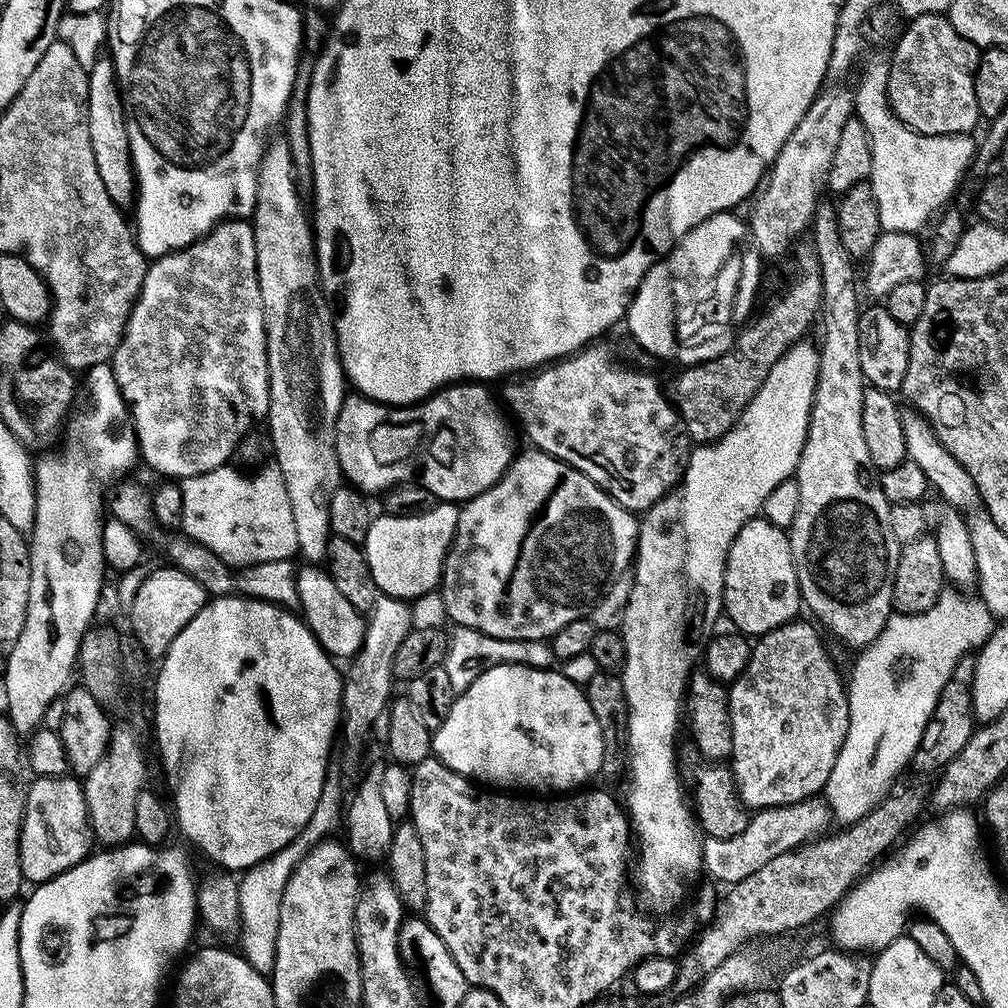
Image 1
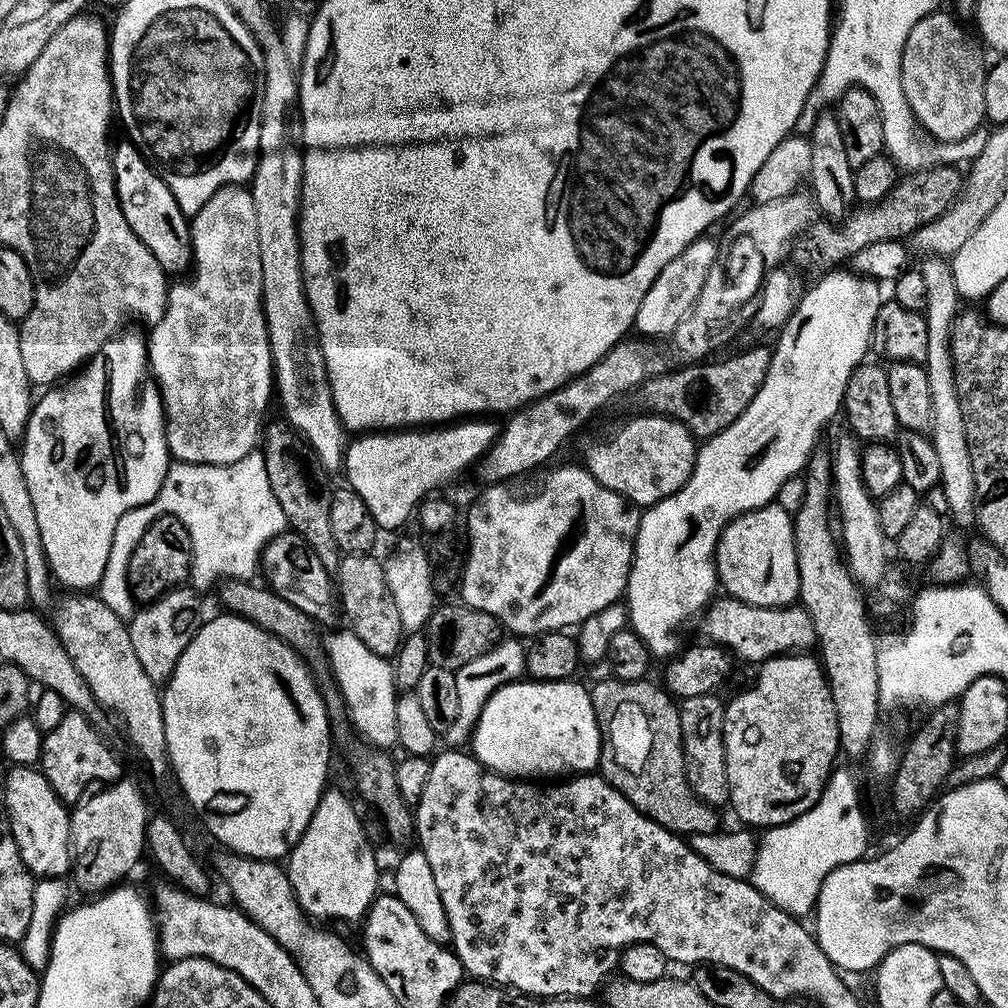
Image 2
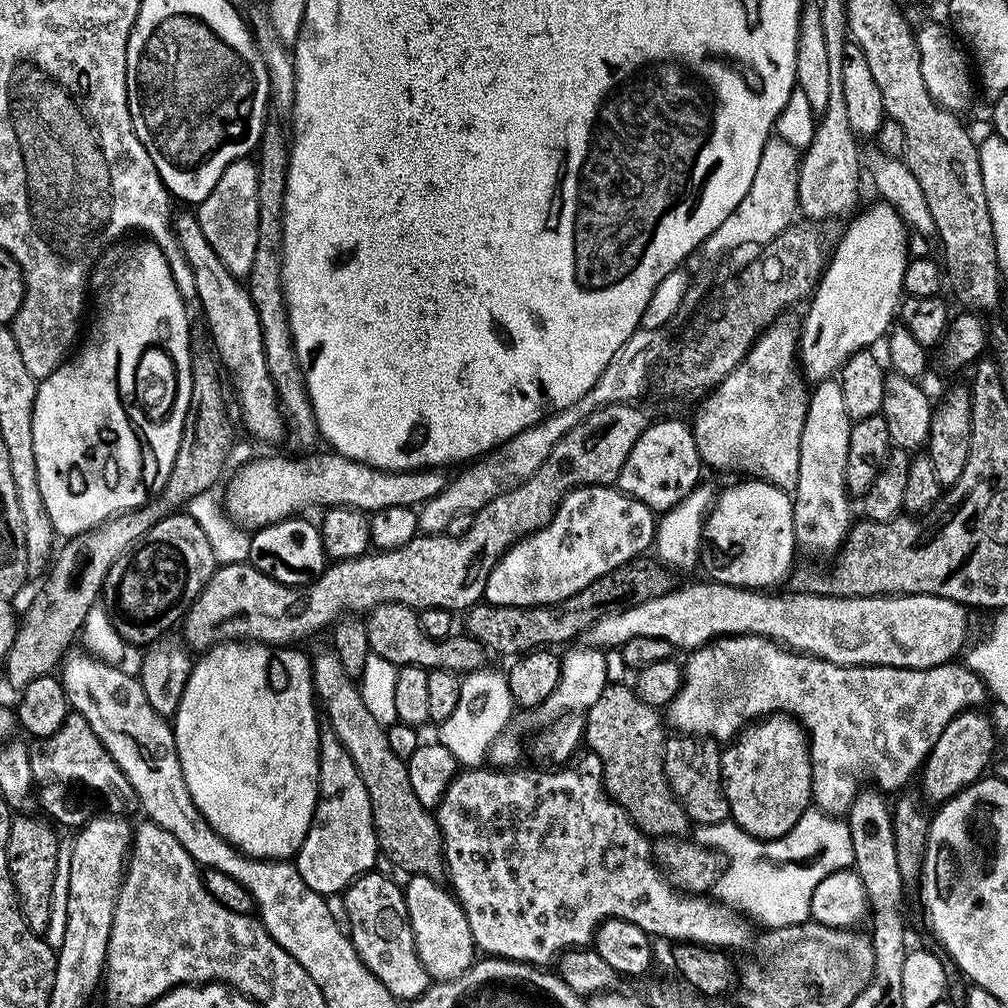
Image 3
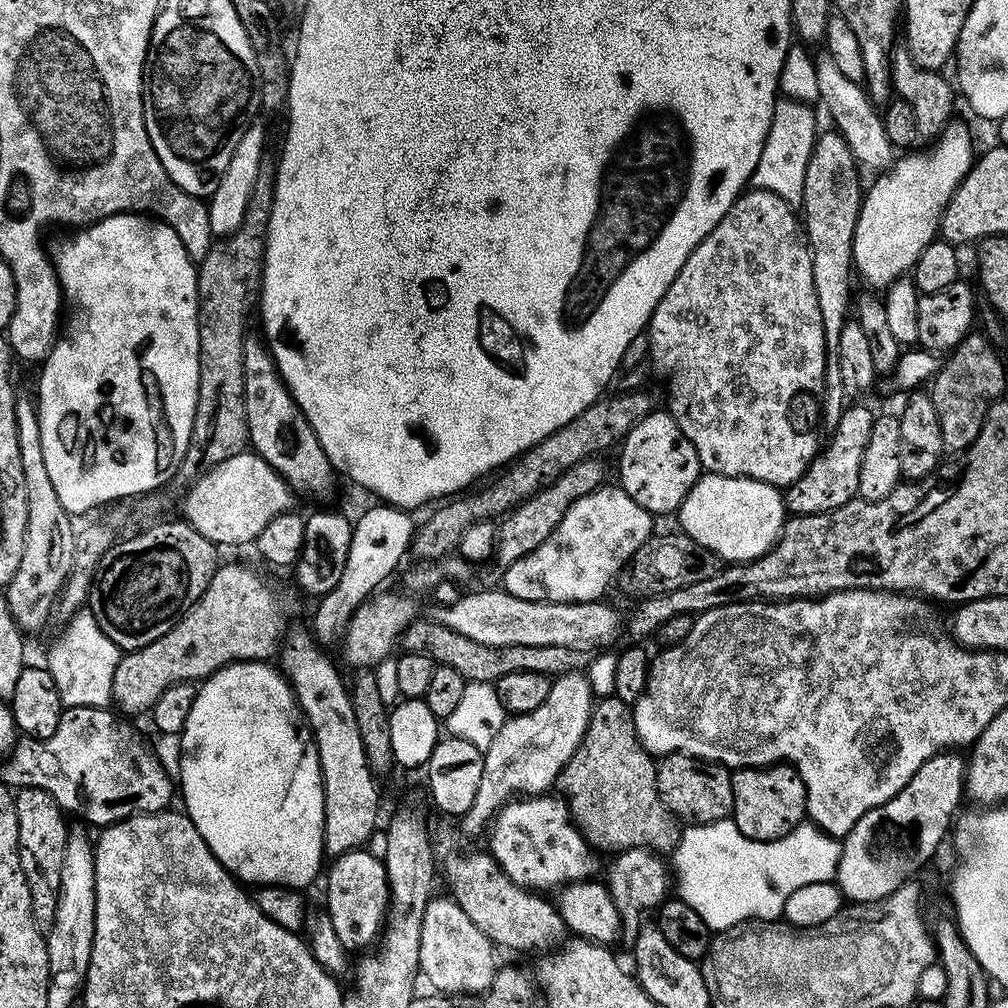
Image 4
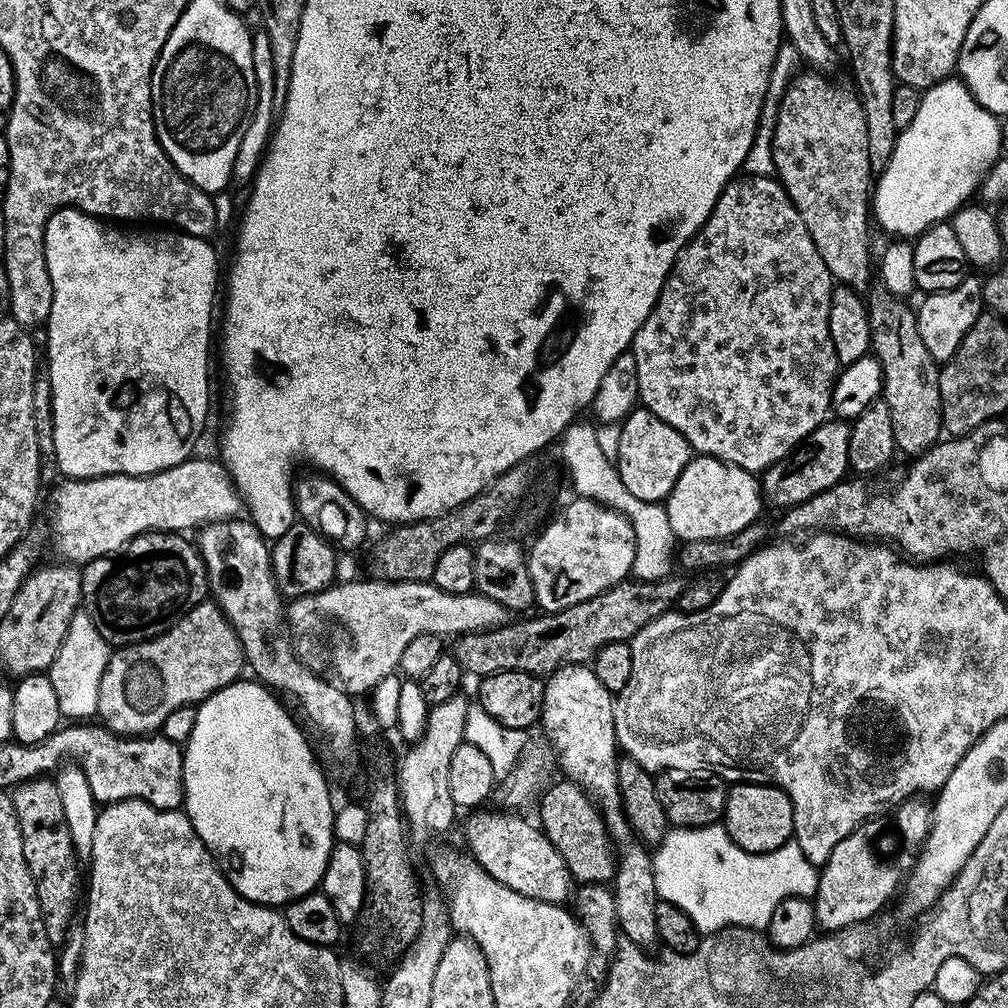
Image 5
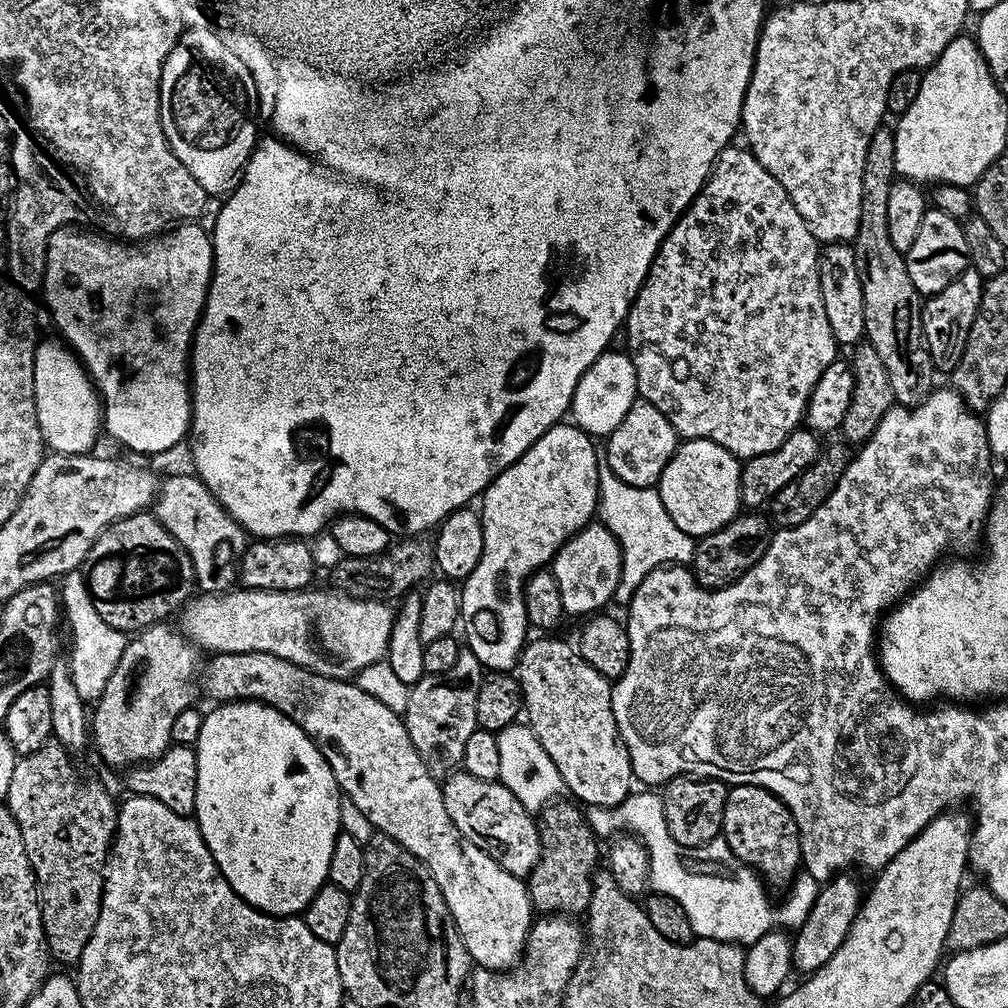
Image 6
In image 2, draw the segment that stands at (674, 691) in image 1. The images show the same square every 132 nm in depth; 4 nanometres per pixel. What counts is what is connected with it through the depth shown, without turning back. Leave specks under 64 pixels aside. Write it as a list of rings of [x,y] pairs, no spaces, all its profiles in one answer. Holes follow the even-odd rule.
[[[828,270],[825,271],[824,277],[813,286],[812,289],[805,291],[796,303],[796,308],[792,312],[792,316],[779,329],[780,337],[776,340],[776,348],[771,349],[772,361],[768,367],[766,378],[762,382],[762,386],[758,390],[758,394],[754,394],[754,398],[750,402],[750,406],[746,406],[746,410],[742,410],[742,414],[734,422],[730,422],[730,426],[726,430],[722,430],[717,436],[709,436],[699,445],[696,454],[696,465],[690,474],[690,478],[682,486],[682,490],[678,490],[674,494],[670,494],[670,498],[666,498],[662,502],[645,507],[640,516],[640,526],[636,530],[636,547],[632,553],[632,569],[628,572],[628,587],[626,589],[626,607],[628,610],[628,619],[630,628],[644,640],[645,646],[653,657],[664,656],[668,658],[677,651],[676,636],[672,632],[676,632],[683,626],[684,620],[688,620],[691,616],[699,617],[704,609],[712,603],[718,592],[718,577],[716,575],[716,543],[722,534],[722,530],[736,517],[741,516],[743,512],[749,512],[755,508],[761,508],[767,504],[773,503],[780,495],[780,487],[782,482],[786,482],[791,476],[800,476],[805,471],[808,463],[808,457],[812,455],[817,447],[816,439],[820,436],[820,431],[827,426],[828,420],[832,420],[841,411],[844,403],[844,391],[846,390],[846,382],[850,378],[850,374],[865,359],[864,355],[869,355],[870,345],[872,343],[872,327],[874,326],[874,318],[878,314],[882,303],[882,295],[880,296],[881,285],[875,279],[867,276],[859,275],[852,270],[840,272],[844,270]]]

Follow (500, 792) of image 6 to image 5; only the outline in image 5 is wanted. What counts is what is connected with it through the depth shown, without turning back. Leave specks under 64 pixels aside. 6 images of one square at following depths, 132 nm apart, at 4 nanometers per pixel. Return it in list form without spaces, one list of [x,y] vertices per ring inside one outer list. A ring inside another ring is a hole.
[[[512,810],[471,813],[464,832],[468,838],[471,859],[481,864],[502,886],[510,886],[526,898],[541,900],[547,904],[564,904],[573,895],[574,881],[562,854],[544,837],[543,831],[535,823],[523,820]]]

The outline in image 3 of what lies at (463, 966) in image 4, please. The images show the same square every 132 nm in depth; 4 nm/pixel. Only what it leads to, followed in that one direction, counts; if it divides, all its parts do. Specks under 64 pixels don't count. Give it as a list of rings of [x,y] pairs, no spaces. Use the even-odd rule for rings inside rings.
[[[414,874],[404,886],[404,900],[415,938],[416,952],[429,979],[439,982],[460,977],[475,963],[478,949],[473,942],[470,924],[455,895],[431,876]]]

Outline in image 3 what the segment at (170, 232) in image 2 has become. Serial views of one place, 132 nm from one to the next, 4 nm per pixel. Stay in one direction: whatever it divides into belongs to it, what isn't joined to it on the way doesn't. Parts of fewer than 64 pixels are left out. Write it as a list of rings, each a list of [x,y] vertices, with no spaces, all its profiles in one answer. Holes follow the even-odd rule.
[[[191,211],[184,212],[181,216],[179,213],[175,217],[174,231],[181,252],[190,262],[190,270],[194,270],[196,300],[208,322],[208,332],[212,335],[213,346],[216,347],[215,355],[222,363],[223,369],[234,374],[240,398],[240,412],[245,426],[248,427],[248,436],[253,441],[261,440],[264,444],[283,441],[286,436],[284,411],[280,409],[280,399],[266,364],[258,310],[254,310],[254,302],[247,287],[233,276],[232,271],[222,262],[222,258],[218,258],[214,246],[206,242],[206,234],[202,234],[202,226]]]

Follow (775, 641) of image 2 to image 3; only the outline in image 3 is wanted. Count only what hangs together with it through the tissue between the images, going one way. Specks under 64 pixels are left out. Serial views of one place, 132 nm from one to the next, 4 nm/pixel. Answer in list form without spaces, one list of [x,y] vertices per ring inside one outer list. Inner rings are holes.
[[[707,583],[684,584],[681,588],[679,585],[673,587],[671,592],[662,594],[658,598],[650,598],[638,606],[630,606],[621,612],[608,612],[602,618],[598,618],[598,622],[594,622],[594,626],[588,629],[586,633],[587,639],[592,639],[589,641],[601,650],[609,650],[608,648],[614,648],[614,650],[619,649],[621,645],[630,642],[632,638],[639,637],[665,639],[676,650],[682,650],[682,648],[695,650],[701,648],[704,644],[712,643],[713,640],[720,639],[721,636],[764,636],[767,640],[775,640],[777,644],[782,644],[785,648],[797,654],[817,656],[820,660],[829,660],[831,664],[847,664],[849,666],[877,664],[878,666],[894,666],[895,668],[933,668],[939,664],[955,661],[959,657],[956,655],[960,651],[961,655],[966,648],[964,639],[968,636],[968,615],[970,615],[970,612],[965,605],[954,602],[950,598],[938,598],[937,596],[829,596],[827,594],[817,594],[803,590],[784,592],[781,596],[772,596],[776,594],[769,594],[767,591],[754,588],[739,588],[738,586],[730,586],[729,584]]]

